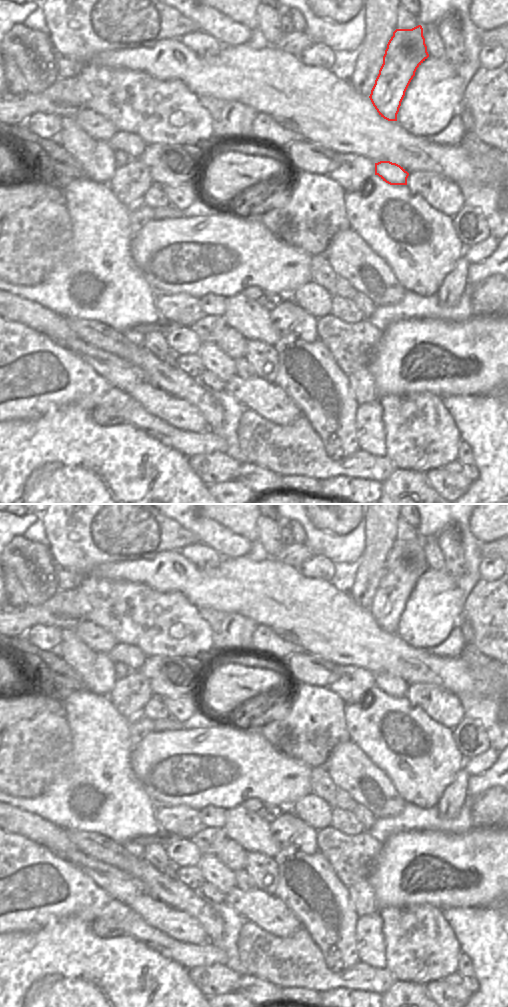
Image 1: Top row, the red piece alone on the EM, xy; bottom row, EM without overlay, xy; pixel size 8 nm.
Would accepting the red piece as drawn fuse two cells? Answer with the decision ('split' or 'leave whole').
leave whole

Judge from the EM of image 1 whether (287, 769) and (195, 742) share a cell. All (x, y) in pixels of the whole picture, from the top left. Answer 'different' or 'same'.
same

